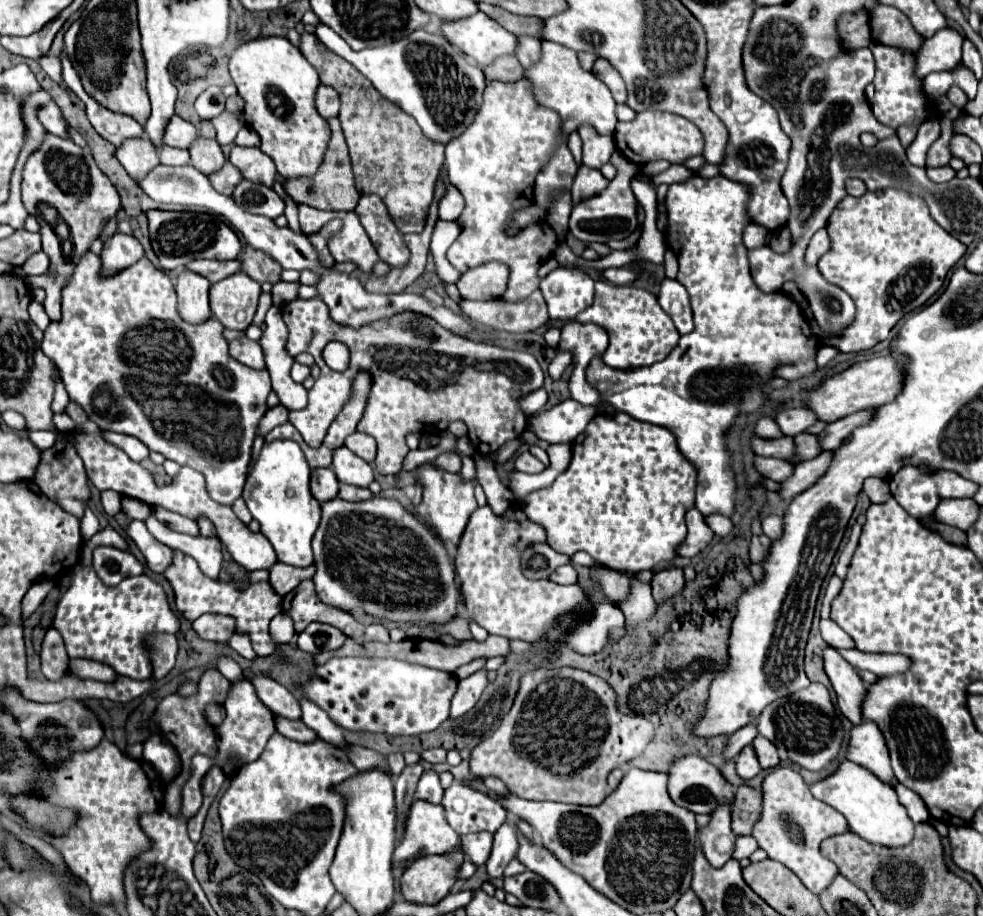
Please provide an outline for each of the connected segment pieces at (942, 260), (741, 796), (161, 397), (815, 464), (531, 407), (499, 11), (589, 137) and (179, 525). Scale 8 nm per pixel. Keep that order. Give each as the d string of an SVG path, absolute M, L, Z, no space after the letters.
M903 190L867 191L861 197L847 195L833 210L828 223L827 232L831 240L831 250L825 254L817 268L821 276L839 288L843 288L857 306L857 316L851 328L847 328L841 336L825 334L815 320L810 320L815 336L821 338L823 344L835 346L841 352L859 352L869 350L877 342L889 336L889 330L909 312L925 304L941 286L947 272L963 258L967 246L961 244L955 236L943 230L929 214L927 204L919 196L911 196Z
M739 786L735 794L735 804L731 808L733 816L733 832L735 834L749 834L755 826L755 820L759 820L759 812L763 808L763 794L751 786Z
M87 252L81 262L75 268L73 278L67 282L67 286L61 292L61 320L51 320L51 324L45 330L45 338L41 344L41 350L45 356L49 356L55 366L61 372L61 380L65 384L65 390L69 392L71 400L75 400L89 416L91 422L95 422L101 430L111 430L111 432L121 432L121 434L131 434L135 438L139 438L145 446L149 446L149 450L161 452L165 458L175 460L181 466L189 466L197 472L201 472L207 480L207 492L209 496L219 502L219 504L227 504L231 506L243 490L245 478L247 478L247 464L251 460L251 446L255 440L255 432L257 432L257 424L263 418L263 414L267 412L267 396L271 392L271 378L267 370L253 370L245 364L239 364L229 352L227 352L227 340L223 336L223 324L219 324L219 320L209 318L203 324L187 324L177 310L177 294L175 294L175 286L171 282L171 278L157 266L151 264L151 260L141 258L137 264L117 272L115 276L103 276L101 274L101 260L97 254Z
M825 450L825 452L821 452L819 456L815 456L811 460L799 462L795 466L795 474L781 484L781 496L791 500L793 496L797 496L803 490L811 488L811 484L815 484L827 472L827 468L833 460L833 454L835 454L833 450Z
M539 388L539 390L529 392L527 396L519 398L519 408L525 416L533 416L543 408L545 402L547 402L547 392L545 392L545 388Z
M479 4L479 10L491 16L495 22L499 22L505 30L513 32L515 36L533 36L537 40L543 40L543 20L537 16L515 16L499 6L493 4Z
M583 124L577 128L583 140L583 164L599 170L609 162L609 156L615 150L615 140L611 136L599 136L591 126Z
M153 508L151 514L155 518L159 518L159 522L167 524L171 530L175 532L183 532L183 534L191 534L191 536L197 536L199 534L199 528L197 528L197 522L191 520L191 518L185 518L185 516L179 516L177 512L171 512L167 508Z

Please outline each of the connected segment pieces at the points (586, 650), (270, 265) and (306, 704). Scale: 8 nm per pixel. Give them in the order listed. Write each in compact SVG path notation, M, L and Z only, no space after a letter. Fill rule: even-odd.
M513 502L501 516L497 516L489 504L477 508L469 518L455 556L455 570L461 578L461 592L465 596L467 612L471 620L483 626L489 634L505 636L509 640L545 640L553 630L557 630L561 618L569 618L569 626L559 634L559 638L577 654L597 654L607 646L611 632L617 630L617 618L623 618L623 612L615 604L623 604L627 600L633 580L649 584L655 572L643 570L629 576L601 564L591 566L591 578L601 586L603 594L613 604L591 602L579 584L559 586L555 582L527 580L521 572L521 556L533 544L545 544L545 534L547 530L543 526L527 520L519 502Z
M245 248L241 262L243 262L243 272L247 272L249 277L257 280L259 284L277 284L281 280L283 268L271 256L263 252Z
M301 698L299 704L301 704L301 712L303 712L303 716L301 716L303 722L305 722L311 730L315 730L321 740L327 740L329 744L343 744L343 742L345 742L341 730L339 730L337 724L327 716L327 712L323 712L319 706L311 704L311 700L307 700L307 698Z

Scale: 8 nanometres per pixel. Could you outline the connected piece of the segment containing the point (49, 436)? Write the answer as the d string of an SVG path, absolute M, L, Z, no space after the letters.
M37 430L37 432L29 432L29 440L39 448L39 450L47 450L55 444L55 434L49 430Z

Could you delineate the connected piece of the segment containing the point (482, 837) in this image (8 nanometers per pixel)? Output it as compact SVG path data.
M491 832L461 836L461 846L465 848L465 854L475 866L481 866L487 862L487 856L491 856L491 844L493 844Z

